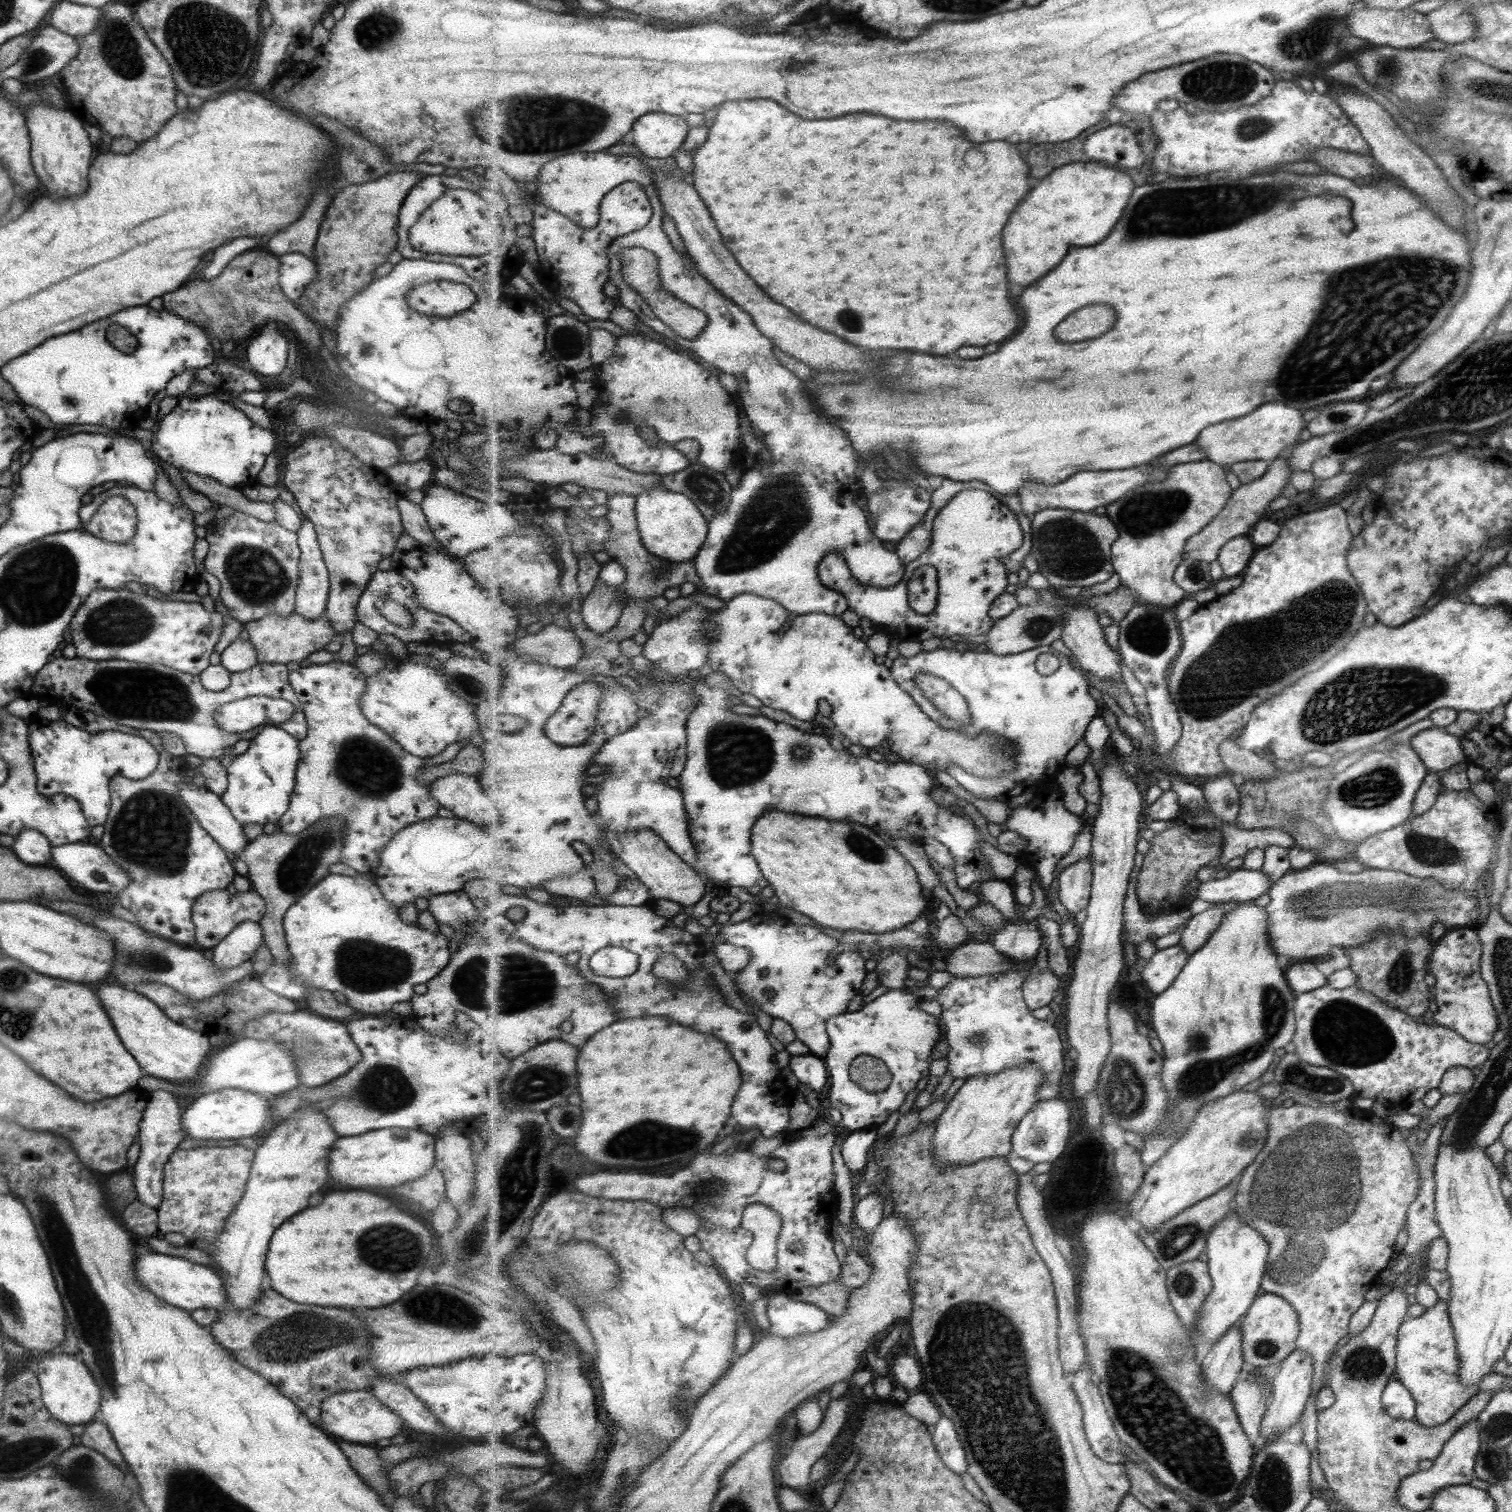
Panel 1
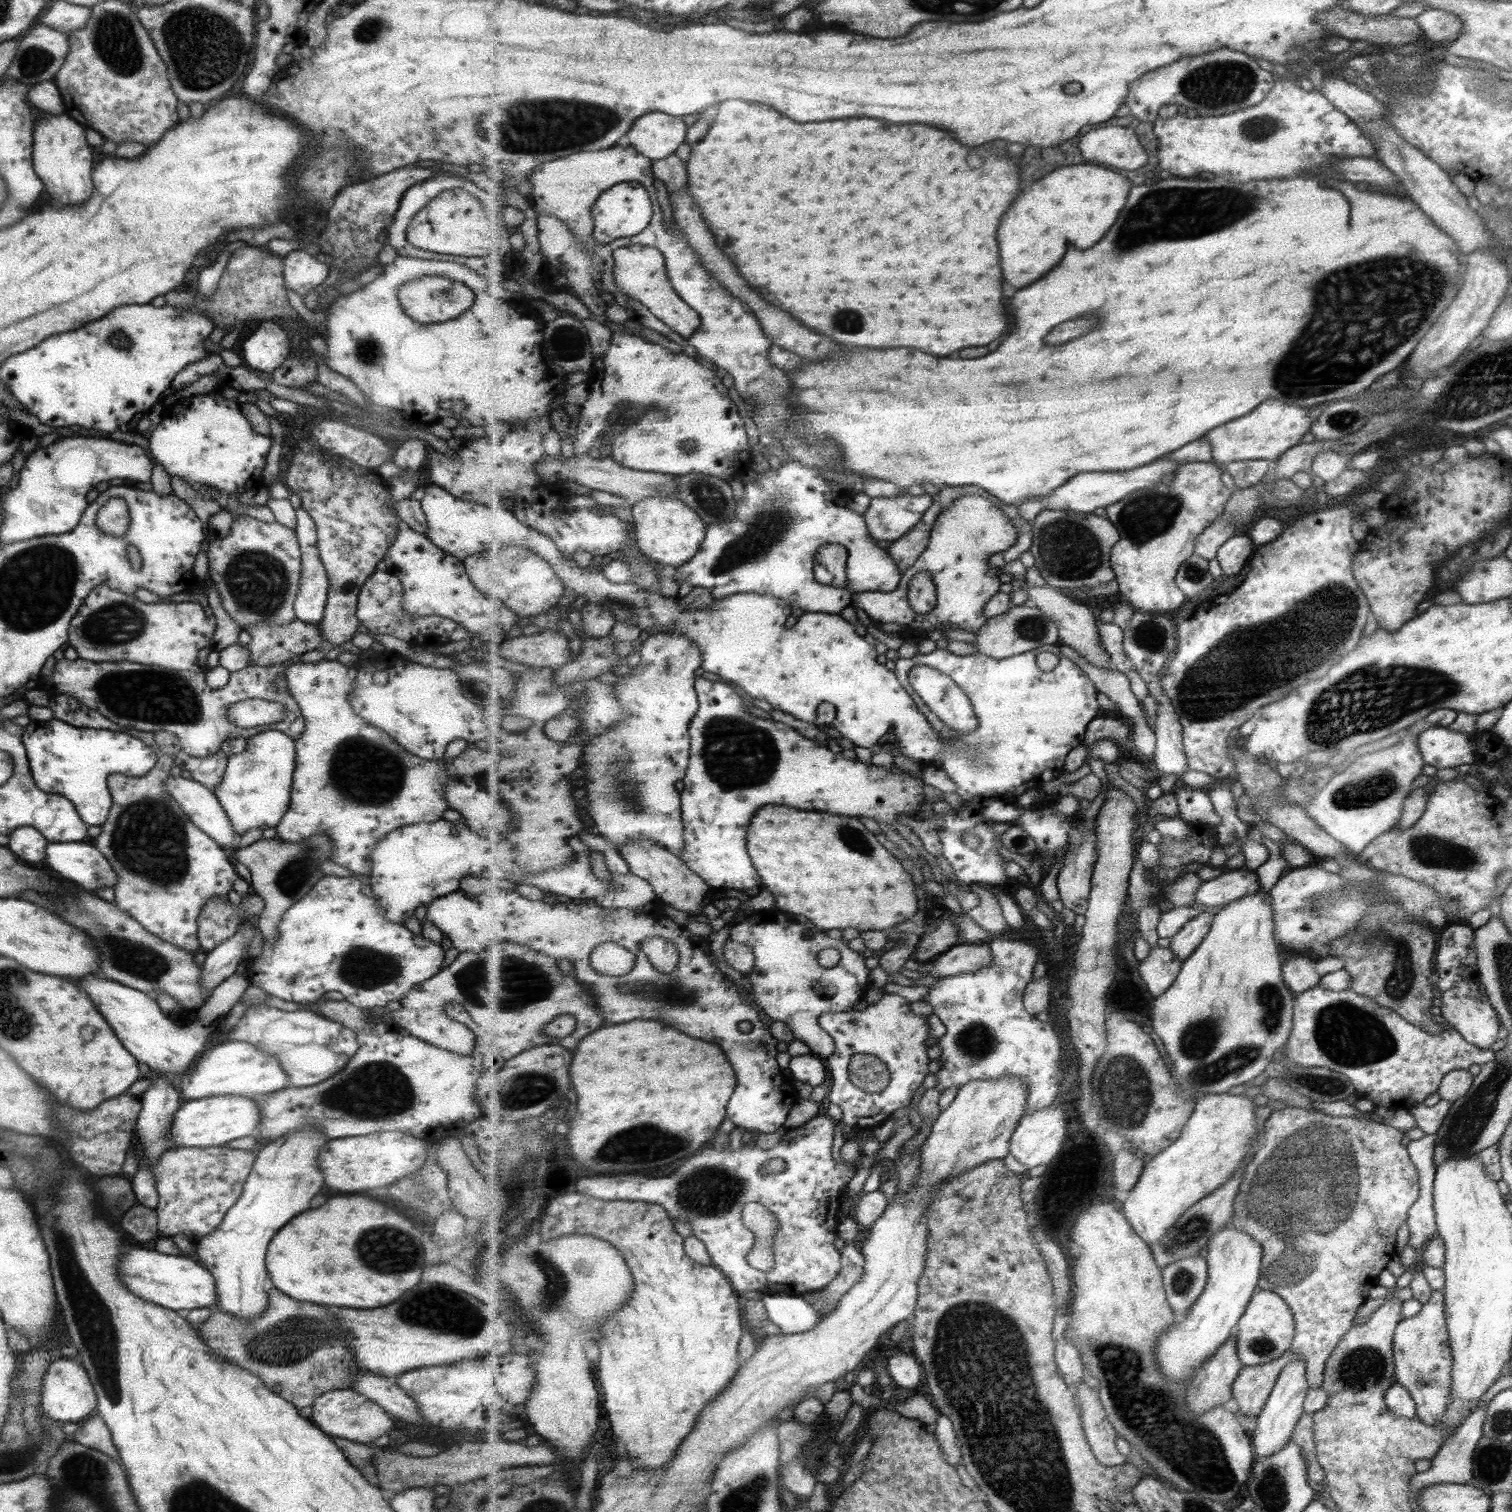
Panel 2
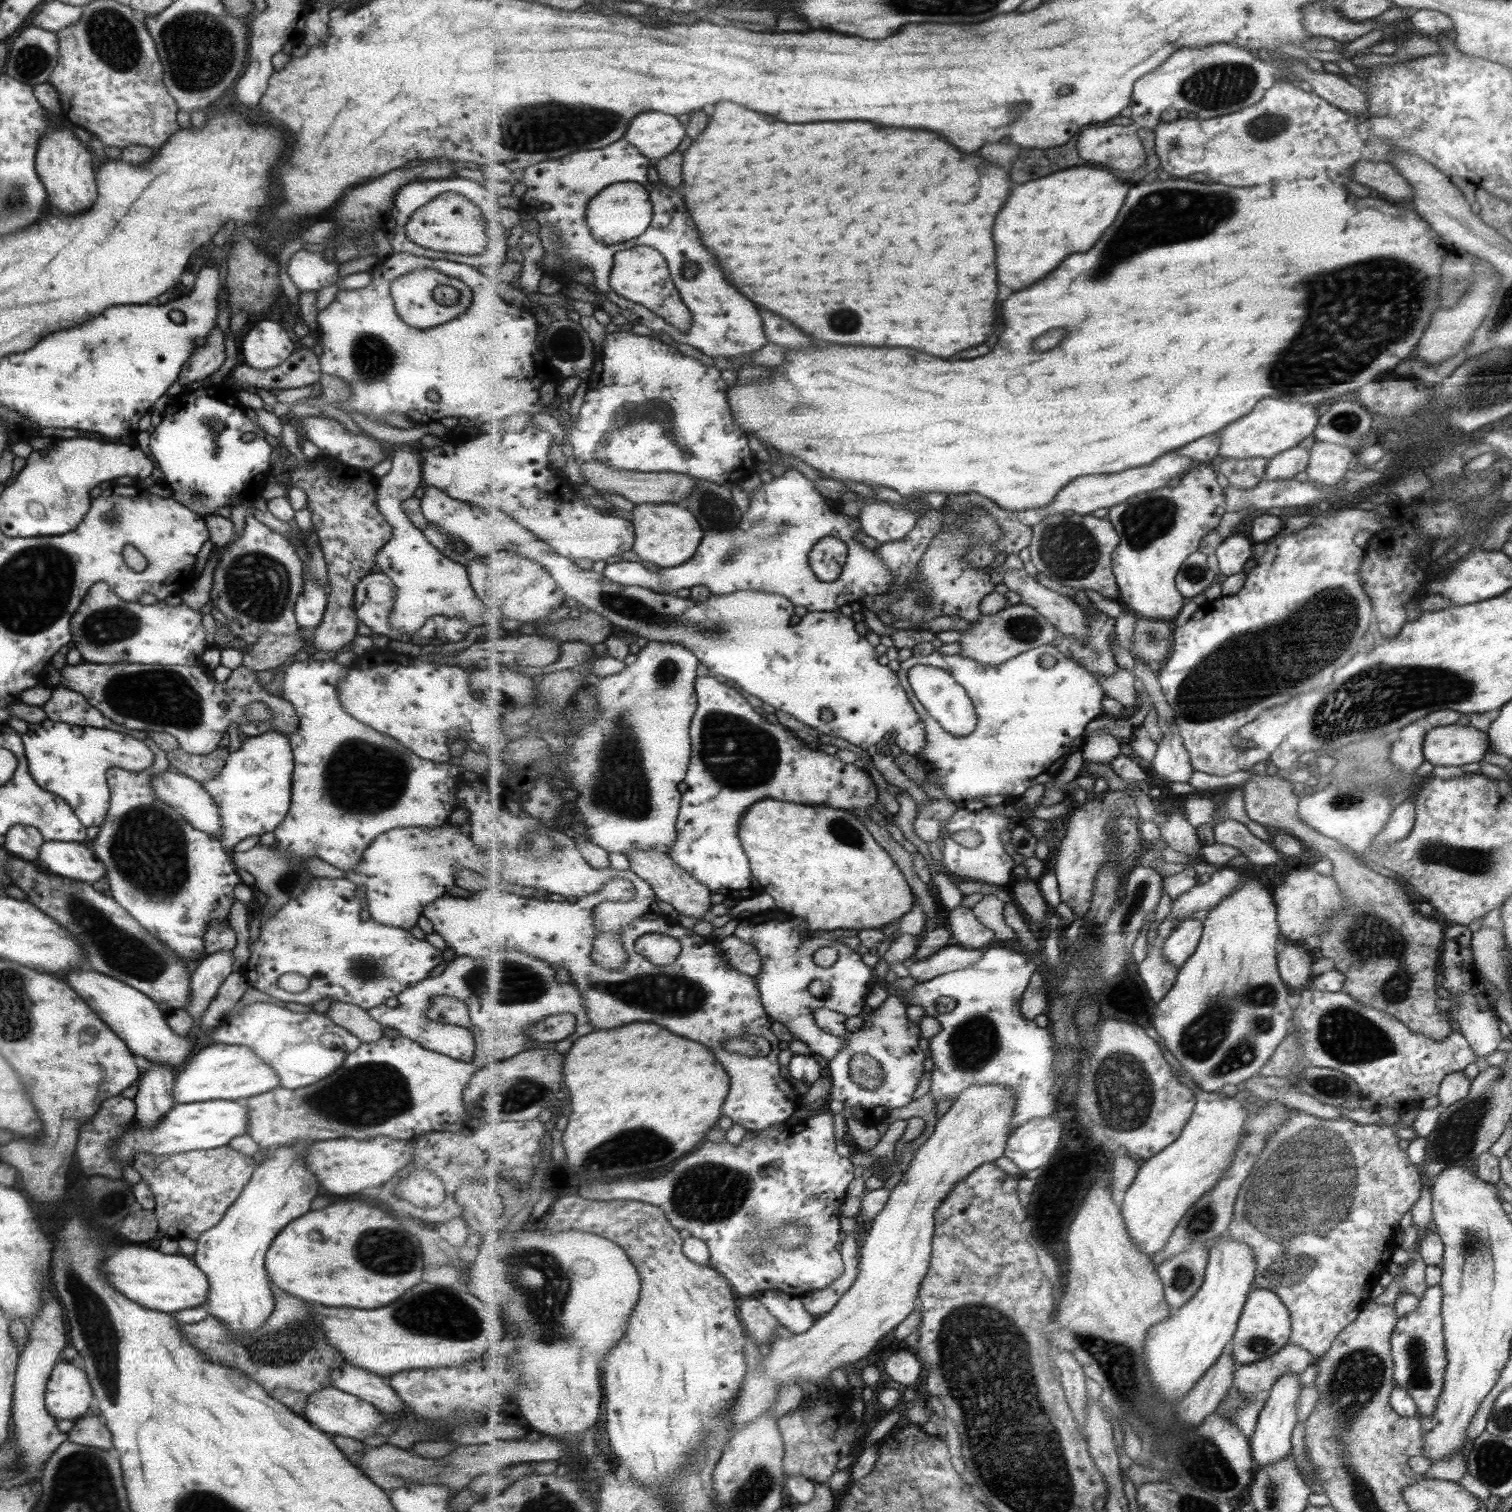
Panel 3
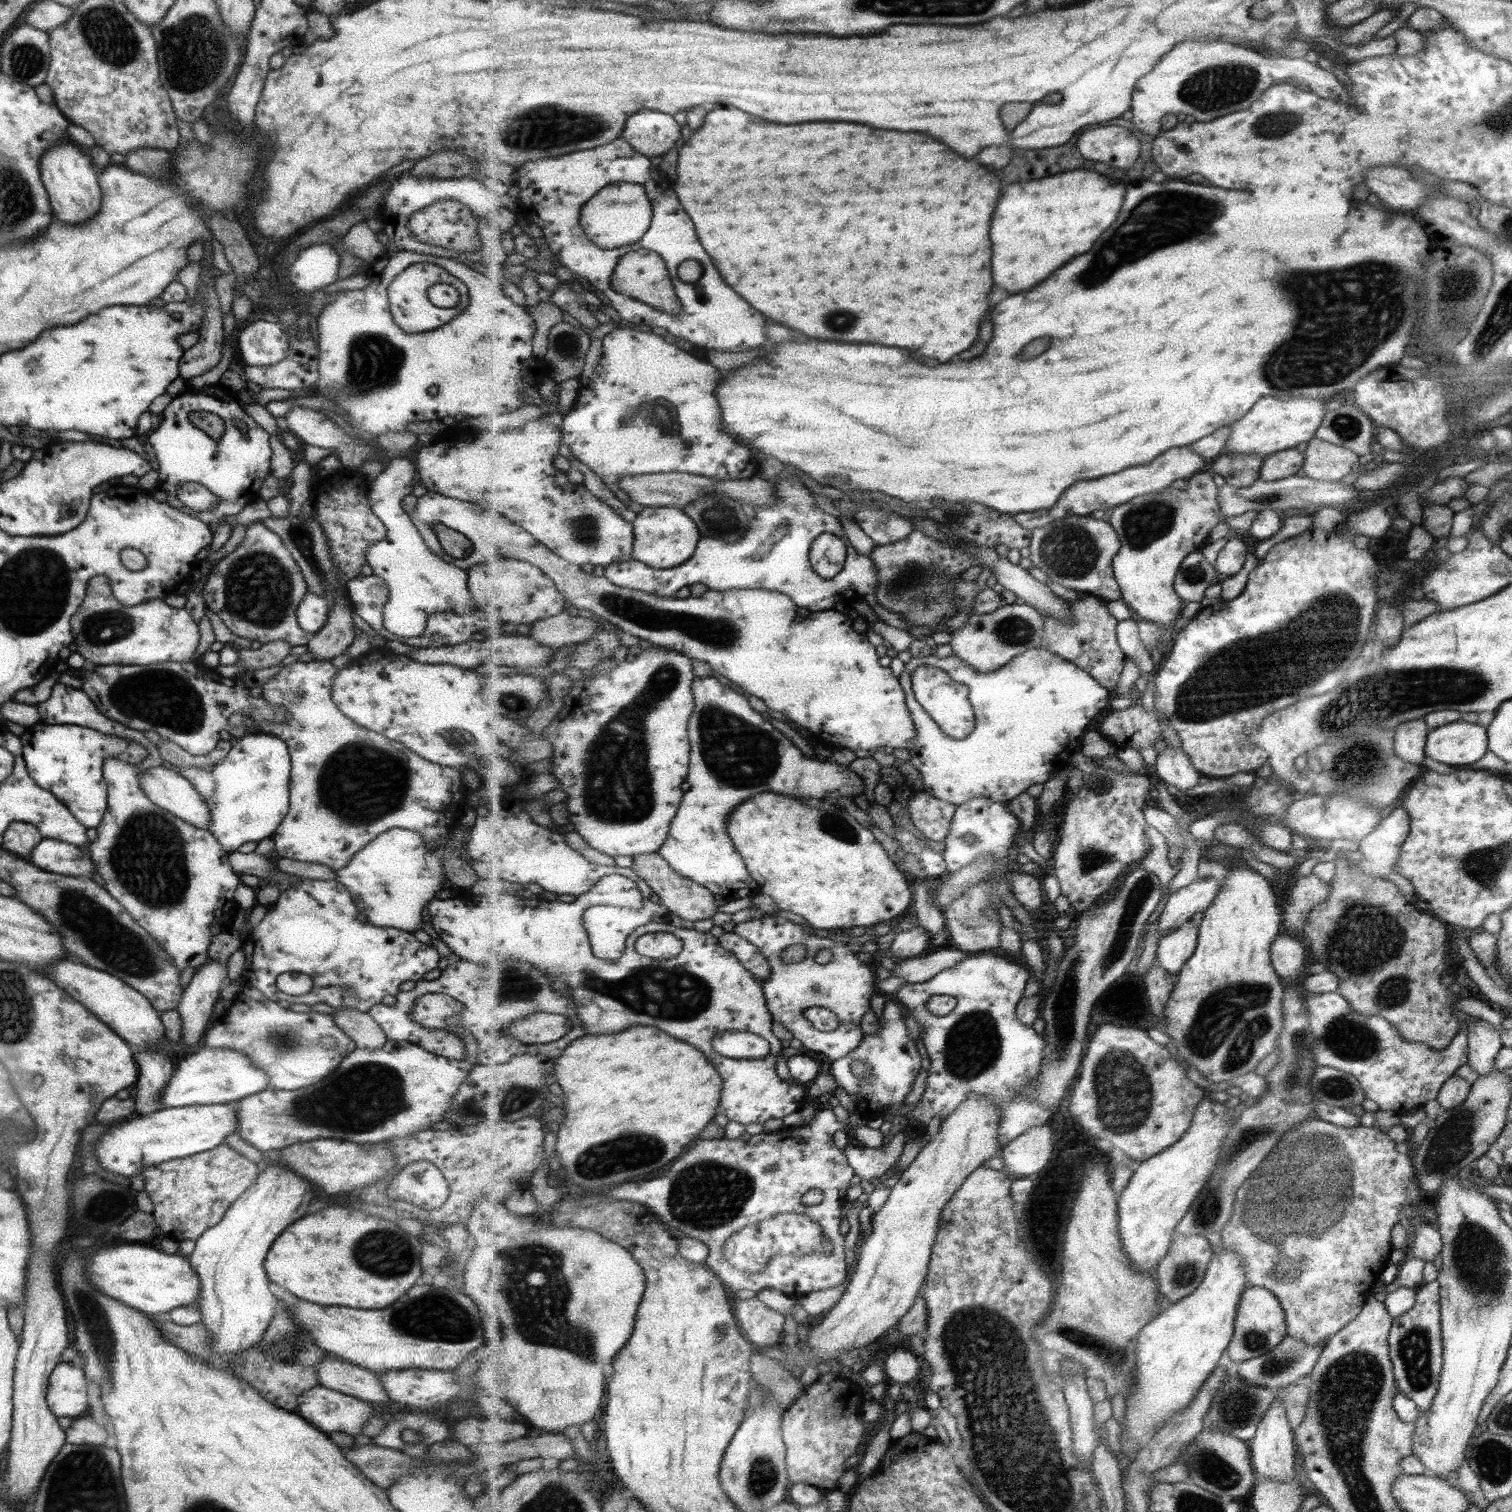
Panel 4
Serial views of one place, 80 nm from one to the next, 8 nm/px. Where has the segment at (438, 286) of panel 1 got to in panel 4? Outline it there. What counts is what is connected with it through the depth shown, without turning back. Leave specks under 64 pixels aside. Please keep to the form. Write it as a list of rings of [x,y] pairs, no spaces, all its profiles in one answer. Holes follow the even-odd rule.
[[[425,262],[412,264],[402,272],[399,272],[386,288],[389,310],[395,324],[406,333],[413,334],[413,332],[433,330],[433,328],[439,328],[439,326],[443,326],[445,322],[449,322],[455,314],[459,314],[461,310],[465,310],[465,306],[467,306],[467,302],[469,302],[467,292],[465,292],[465,298],[459,300],[459,304],[457,304],[455,308],[439,308],[435,307],[427,299],[427,288],[437,283],[449,284],[452,282],[454,281],[451,275],[443,270],[443,268],[435,266],[434,264],[425,264]]]

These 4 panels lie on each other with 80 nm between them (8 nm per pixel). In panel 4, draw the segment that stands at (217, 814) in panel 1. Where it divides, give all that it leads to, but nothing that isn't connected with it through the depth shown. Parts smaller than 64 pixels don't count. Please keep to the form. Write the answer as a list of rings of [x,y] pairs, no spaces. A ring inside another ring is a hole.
[[[156,766],[138,777],[141,790],[155,806],[195,828],[208,828],[210,810],[207,803],[176,769]]]

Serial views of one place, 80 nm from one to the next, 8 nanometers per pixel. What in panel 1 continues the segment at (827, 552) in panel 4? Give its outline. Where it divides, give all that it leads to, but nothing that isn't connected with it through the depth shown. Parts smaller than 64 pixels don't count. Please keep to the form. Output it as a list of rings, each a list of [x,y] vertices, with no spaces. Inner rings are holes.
[[[977,488],[977,489],[971,489],[971,490],[963,490],[962,493],[959,493],[957,496],[954,496],[948,503],[947,506],[944,506],[940,511],[938,516],[935,519],[934,522],[934,532],[933,532],[933,544],[930,546],[929,550],[926,550],[925,553],[922,554],[921,557],[919,557],[917,560],[914,560],[913,562],[910,562],[908,565],[906,565],[906,571],[904,574],[904,577],[901,581],[898,582],[897,585],[892,586],[891,588],[875,588],[872,586],[865,586],[862,585],[856,578],[855,575],[851,572],[851,569],[849,568],[849,565],[847,564],[847,559],[840,553],[840,552],[831,552],[827,554],[827,556],[819,563],[819,576],[822,579],[822,583],[826,587],[830,587],[831,590],[837,590],[841,594],[845,594],[847,597],[847,600],[850,605],[850,610],[855,611],[855,613],[858,615],[859,618],[866,618],[869,619],[871,624],[874,625],[874,627],[885,630],[887,627],[890,627],[893,629],[892,632],[890,632],[891,635],[897,637],[898,639],[902,641],[911,641],[915,639],[916,642],[921,643],[923,640],[927,640],[927,638],[952,638],[952,639],[961,639],[963,637],[967,636],[987,636],[989,631],[993,629],[994,626],[994,619],[990,616],[990,608],[991,605],[994,604],[995,600],[1001,596],[1007,590],[1007,586],[1009,586],[1009,580],[1007,580],[1007,567],[1003,564],[1002,558],[1004,556],[1007,556],[1008,554],[1014,553],[1015,550],[1017,550],[1023,543],[1024,543],[1024,530],[1022,529],[1022,526],[1020,525],[1018,515],[1015,514],[1015,511],[1011,510],[1010,506],[1007,506],[1007,503],[1004,503],[1001,500],[1001,497],[998,495],[992,495],[987,488]],[[923,565],[933,565],[937,570],[939,570],[939,582],[941,582],[941,588],[940,588],[940,596],[938,597],[938,605],[931,614],[917,614],[916,610],[913,610],[911,608],[909,599],[908,599],[908,584],[909,580],[911,580],[911,577],[913,576],[913,573],[919,566]]]

